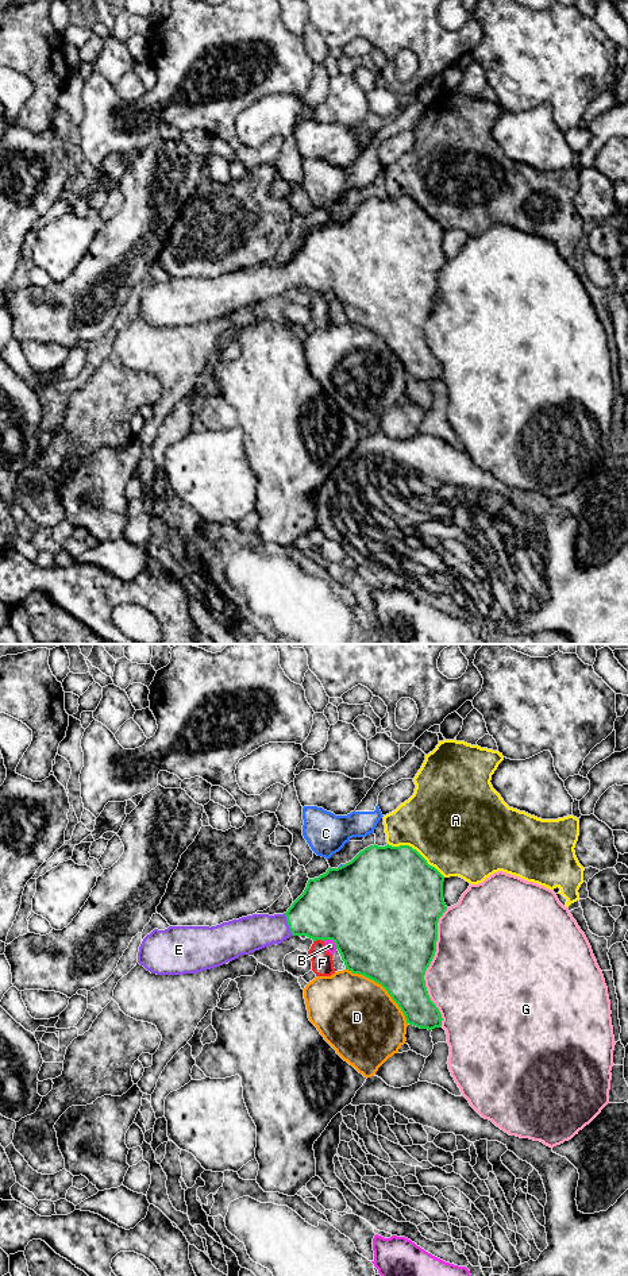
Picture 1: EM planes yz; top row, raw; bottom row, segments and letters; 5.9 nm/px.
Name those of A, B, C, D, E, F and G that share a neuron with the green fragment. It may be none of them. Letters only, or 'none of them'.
E

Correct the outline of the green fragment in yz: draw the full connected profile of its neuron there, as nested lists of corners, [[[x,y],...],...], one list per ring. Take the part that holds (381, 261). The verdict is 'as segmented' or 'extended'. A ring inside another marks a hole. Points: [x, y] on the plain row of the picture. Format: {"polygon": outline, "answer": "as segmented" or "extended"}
{"polygon": [[[370,197],[351,213],[328,220],[319,230],[309,231],[304,244],[284,266],[253,266],[223,274],[216,278],[169,278],[147,286],[138,304],[138,315],[157,327],[197,325],[220,319],[242,307],[250,307],[267,297],[281,296],[290,288],[307,288],[316,292],[332,292],[346,321],[363,327],[381,336],[405,367],[407,375],[432,382],[442,378],[442,366],[431,352],[424,327],[429,319],[438,293],[438,274],[447,258],[443,251],[444,228],[412,198]]], "answer": "extended"}

